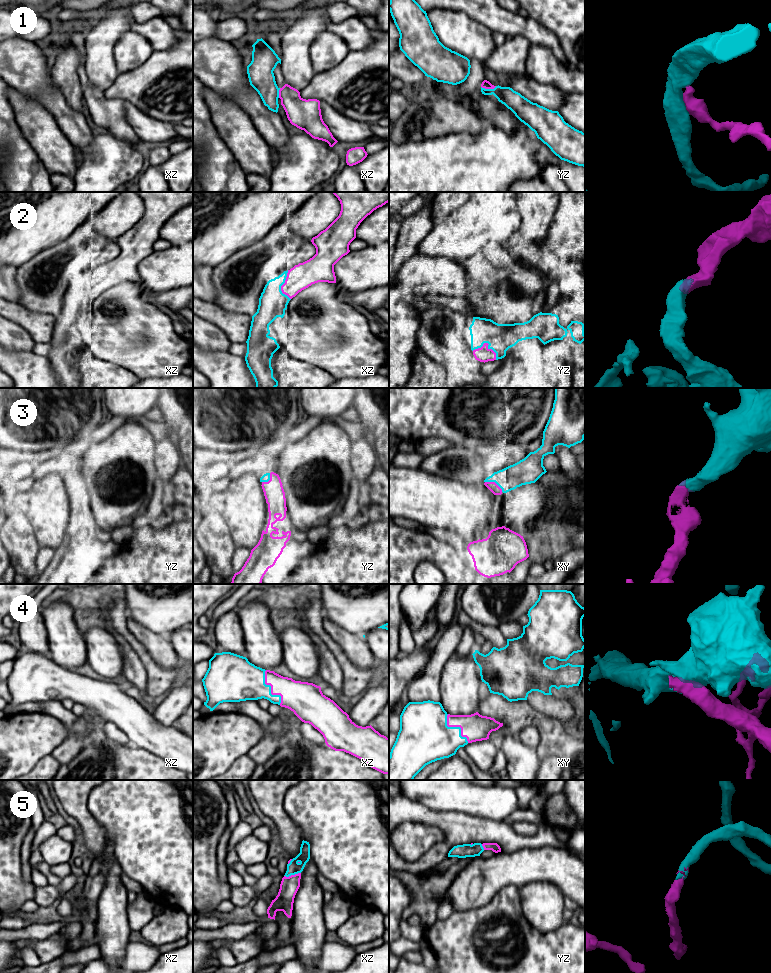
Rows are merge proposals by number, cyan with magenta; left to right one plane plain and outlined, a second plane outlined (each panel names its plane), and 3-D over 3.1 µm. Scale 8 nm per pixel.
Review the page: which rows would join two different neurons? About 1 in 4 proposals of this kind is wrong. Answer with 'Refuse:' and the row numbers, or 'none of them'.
Refuse: none of them

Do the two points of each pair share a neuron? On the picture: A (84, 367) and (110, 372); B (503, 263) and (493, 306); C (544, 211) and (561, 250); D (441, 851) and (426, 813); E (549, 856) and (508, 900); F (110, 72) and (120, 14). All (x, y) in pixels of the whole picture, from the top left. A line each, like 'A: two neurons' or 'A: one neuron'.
A: one neuron
B: one neuron
C: two neurons
D: one neuron
E: two neurons
F: one neuron

